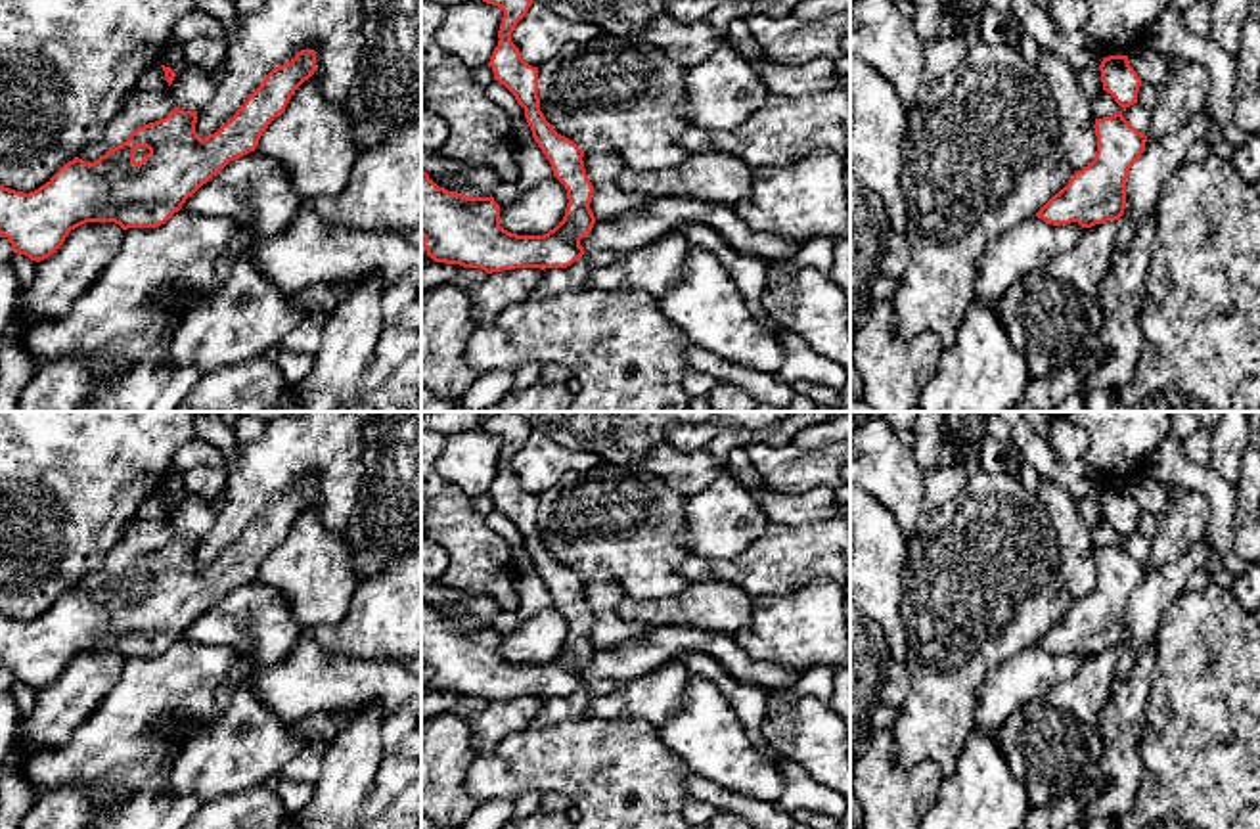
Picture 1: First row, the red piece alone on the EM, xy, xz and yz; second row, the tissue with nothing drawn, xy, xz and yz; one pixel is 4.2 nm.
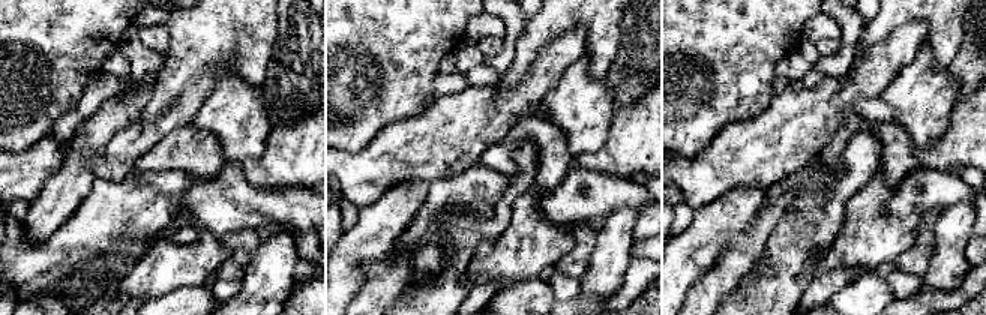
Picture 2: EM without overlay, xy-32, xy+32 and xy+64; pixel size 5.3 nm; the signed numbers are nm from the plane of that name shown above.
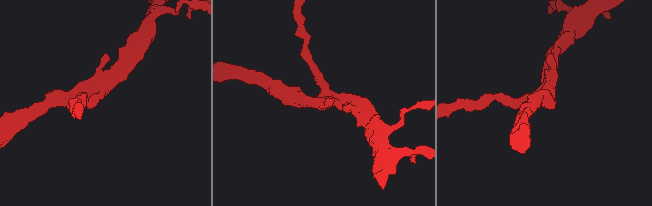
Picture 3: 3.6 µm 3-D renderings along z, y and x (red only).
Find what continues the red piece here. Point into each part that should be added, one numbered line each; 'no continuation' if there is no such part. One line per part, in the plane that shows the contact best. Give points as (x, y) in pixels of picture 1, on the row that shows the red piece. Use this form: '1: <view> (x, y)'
no continuation

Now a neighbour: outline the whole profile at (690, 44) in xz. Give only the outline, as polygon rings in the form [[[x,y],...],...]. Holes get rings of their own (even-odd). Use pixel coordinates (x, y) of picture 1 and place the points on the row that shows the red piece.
[[[666,13],[647,23],[636,38],[668,52],[687,71],[716,48],[730,46],[728,36],[714,33],[707,21],[684,25]]]

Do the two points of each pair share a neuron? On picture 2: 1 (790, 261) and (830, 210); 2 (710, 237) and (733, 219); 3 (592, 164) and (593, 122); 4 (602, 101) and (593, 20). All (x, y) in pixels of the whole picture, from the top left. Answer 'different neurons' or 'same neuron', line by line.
1: same neuron
2: same neuron
3: different neurons
4: different neurons

